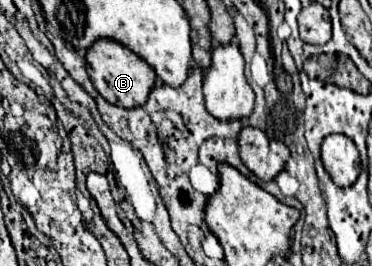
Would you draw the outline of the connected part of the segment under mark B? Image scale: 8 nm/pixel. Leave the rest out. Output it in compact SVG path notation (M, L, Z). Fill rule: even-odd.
M109 38L95 40L89 46L85 58L87 58L87 74L93 82L93 86L111 104L125 106L125 108L143 104L147 100L151 88L155 86L155 78L157 78L155 70L143 58L139 58L133 50L129 50L127 46L123 46L115 40L109 40Z

